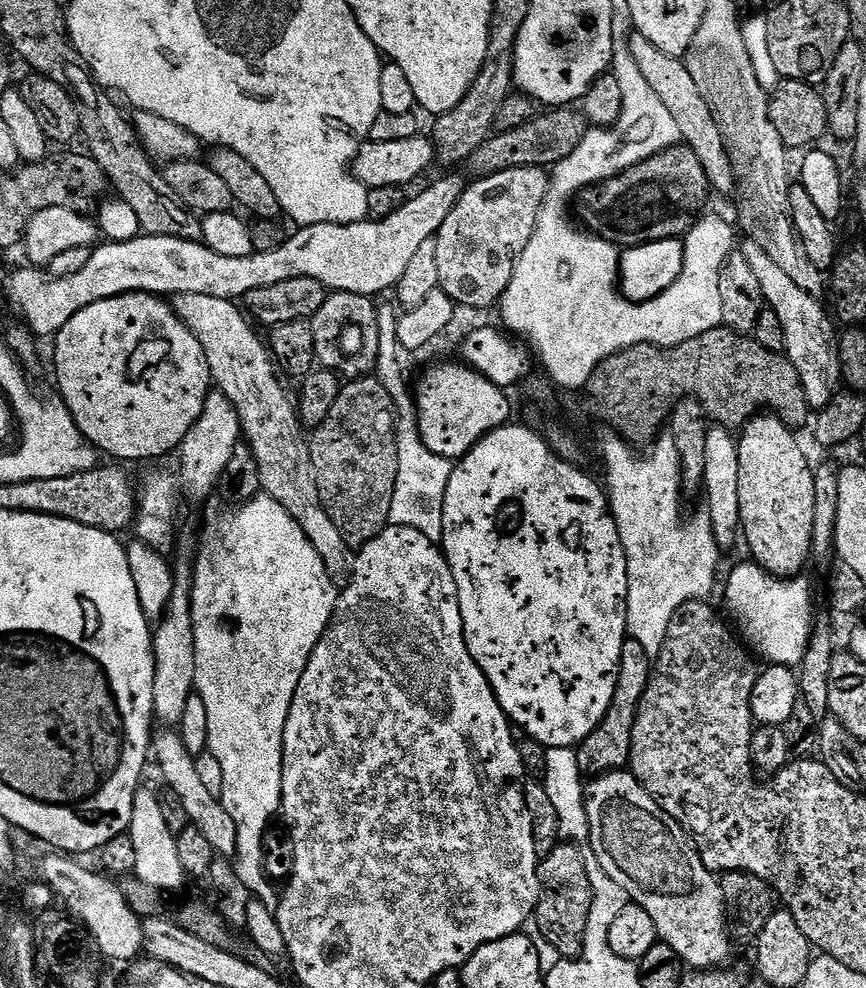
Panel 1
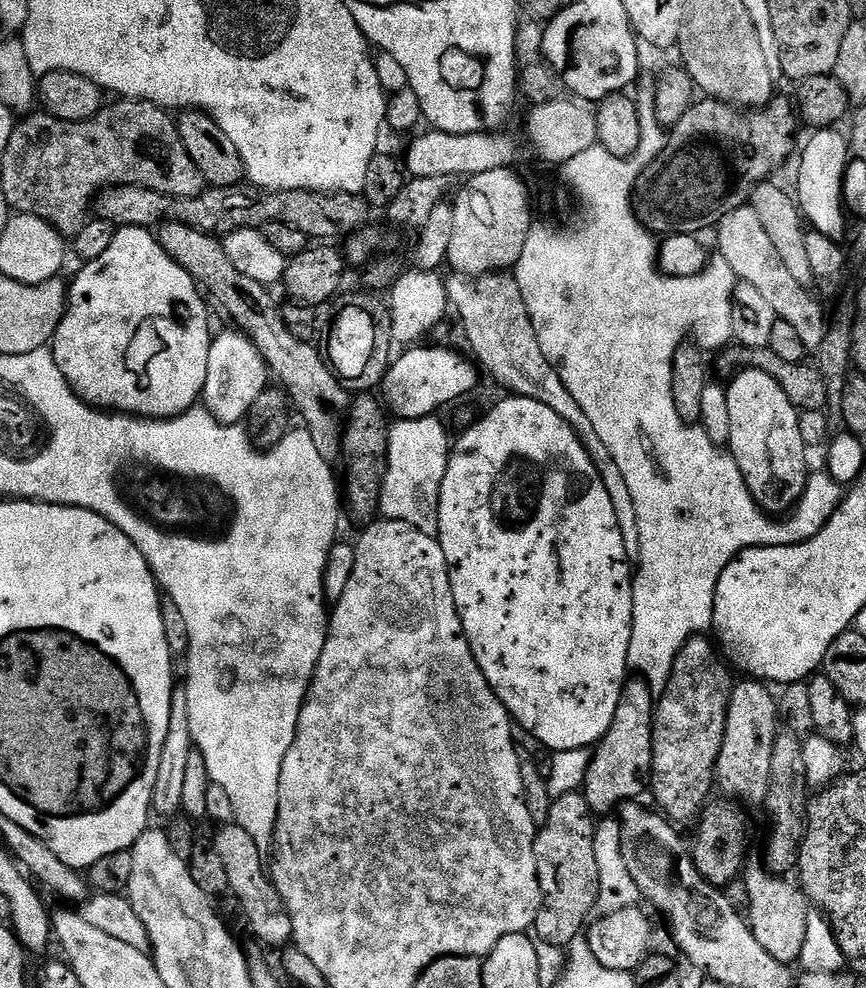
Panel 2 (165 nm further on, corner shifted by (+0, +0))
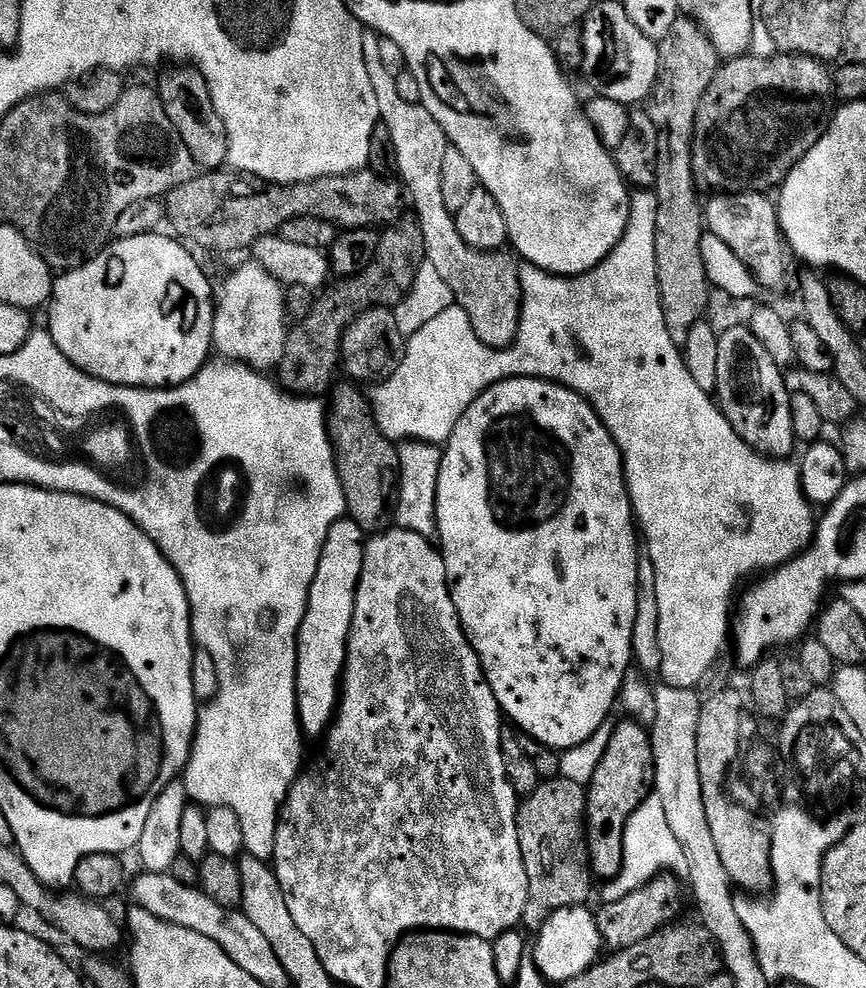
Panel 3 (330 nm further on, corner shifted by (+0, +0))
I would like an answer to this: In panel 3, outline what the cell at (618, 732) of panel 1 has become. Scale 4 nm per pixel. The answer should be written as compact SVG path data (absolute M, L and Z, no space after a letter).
M632 720L619 721L592 780L586 785L588 858L592 861L592 874L597 881L613 880L622 870L624 831L638 806L642 806L642 802L653 791L655 782L654 750L649 729Z

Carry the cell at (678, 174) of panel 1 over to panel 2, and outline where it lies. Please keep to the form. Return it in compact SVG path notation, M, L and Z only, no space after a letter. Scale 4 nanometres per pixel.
M711 98L701 99L701 104L700 101L693 103L684 115L686 122L675 125L676 140L669 139L665 143L662 154L646 166L632 191L632 212L642 227L660 238L691 236L701 234L707 228L715 229L726 214L745 207L751 201L754 189L775 177L772 175L787 162L796 144L798 108L788 100L774 98L764 107L753 110L733 108L731 104Z

